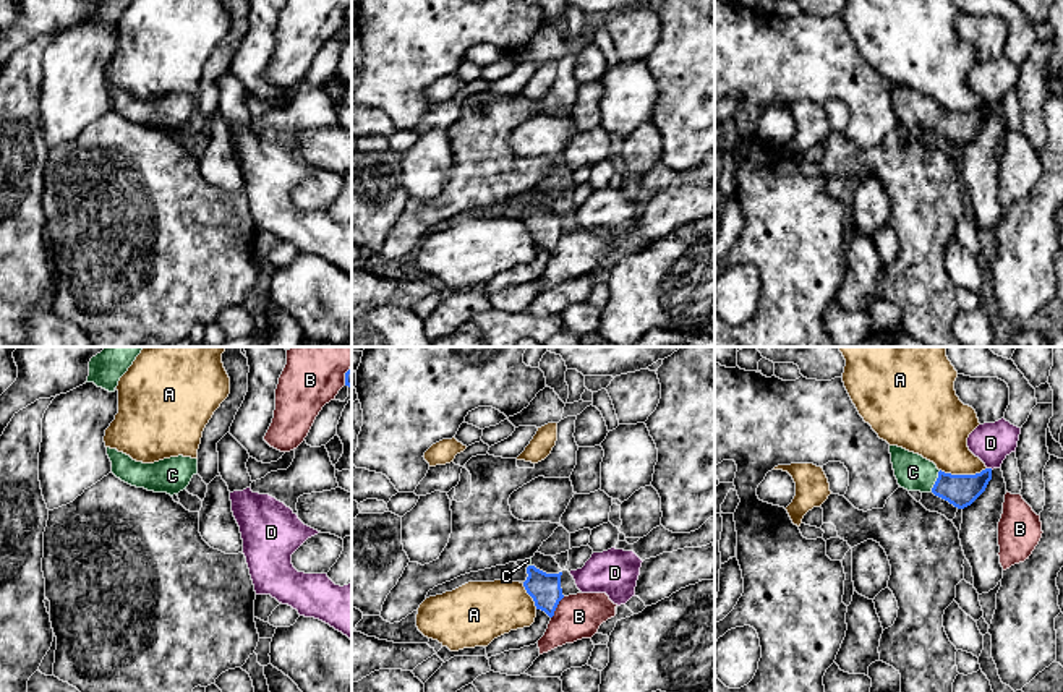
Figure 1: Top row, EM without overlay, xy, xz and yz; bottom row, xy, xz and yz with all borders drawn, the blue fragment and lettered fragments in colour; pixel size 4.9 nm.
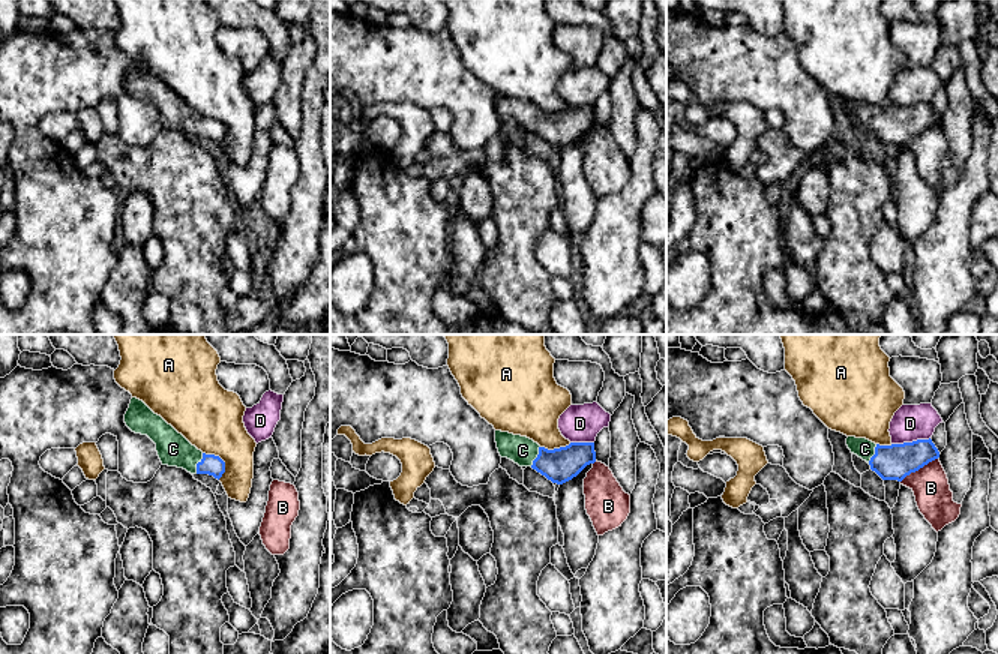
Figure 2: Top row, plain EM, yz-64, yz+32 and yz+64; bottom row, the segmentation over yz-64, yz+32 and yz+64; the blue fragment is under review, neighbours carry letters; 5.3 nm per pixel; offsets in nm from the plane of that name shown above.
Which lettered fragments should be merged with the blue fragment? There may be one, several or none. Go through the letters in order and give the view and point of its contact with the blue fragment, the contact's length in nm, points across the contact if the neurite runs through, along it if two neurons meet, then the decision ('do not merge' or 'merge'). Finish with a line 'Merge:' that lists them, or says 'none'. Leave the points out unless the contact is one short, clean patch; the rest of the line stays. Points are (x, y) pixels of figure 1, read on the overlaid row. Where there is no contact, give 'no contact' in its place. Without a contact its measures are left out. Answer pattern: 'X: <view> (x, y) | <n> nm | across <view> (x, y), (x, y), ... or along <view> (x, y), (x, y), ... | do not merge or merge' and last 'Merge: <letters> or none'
A: yz (963, 475) | 240 nm | along yz (986, 467), (974, 474), (945, 474), (940, 470) | do not merge
B: xz (556, 606) | 130 nm | do not merge
C: yz (935, 482) | 120 nm | across yz (960, 490), (935, 482), (913, 472) | merge
D: yz (990, 469) | 30 nm | along yz (987, 467), (992, 469) | do not merge
Merge: C

